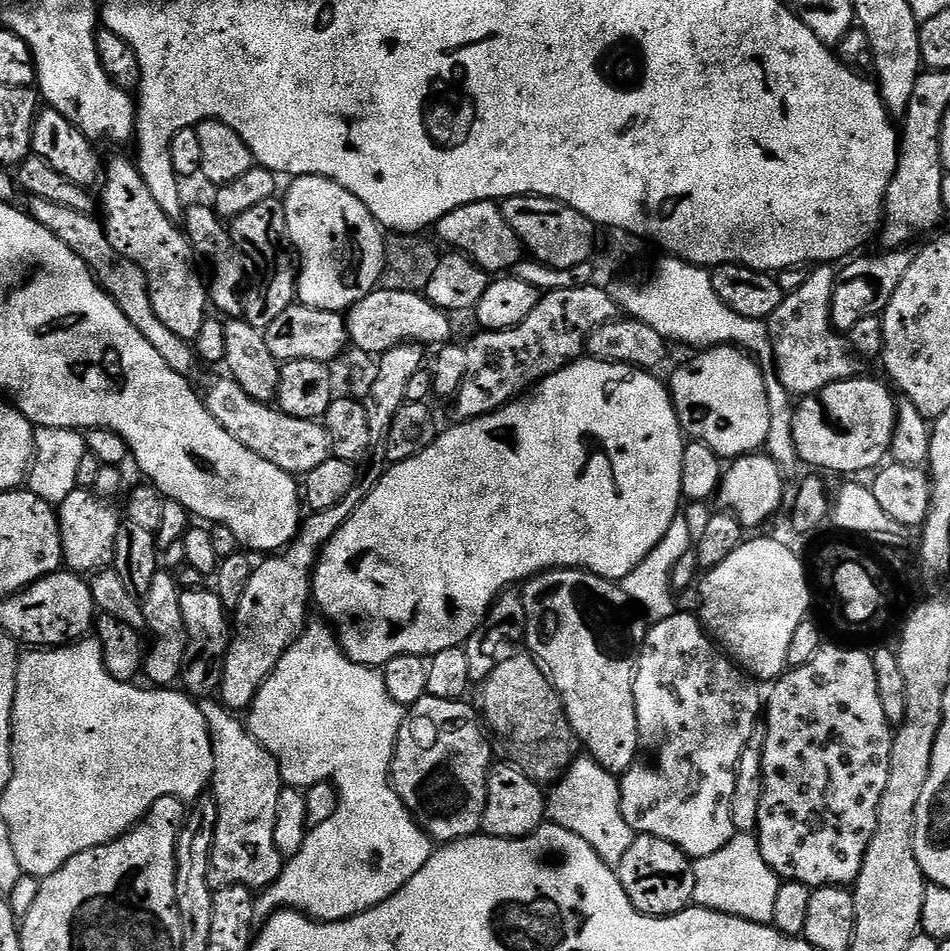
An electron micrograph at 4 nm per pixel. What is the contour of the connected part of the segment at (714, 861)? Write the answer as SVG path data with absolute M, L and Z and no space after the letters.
M741 832L733 836L722 850L709 856L701 856L695 861L696 894L695 903L702 908L724 912L755 924L772 924L774 902L782 883L776 871L766 862L760 849L759 839L751 832Z

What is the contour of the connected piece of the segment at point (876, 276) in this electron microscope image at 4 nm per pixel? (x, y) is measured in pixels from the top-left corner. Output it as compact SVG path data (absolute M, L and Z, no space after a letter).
M884 250L881 253L881 256L857 255L851 261L853 264L845 272L839 273L832 299L832 325L836 327L837 332L847 334L854 322L862 322L862 318L880 316L890 298L894 298L898 282L906 278L906 270L910 270L912 265L913 253L908 253L908 250Z

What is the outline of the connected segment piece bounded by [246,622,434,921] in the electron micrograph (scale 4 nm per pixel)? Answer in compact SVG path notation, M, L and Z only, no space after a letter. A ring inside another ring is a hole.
M309 623L304 631L301 632L300 639L292 643L290 650L286 650L286 654L280 659L278 666L270 674L270 678L260 687L256 700L250 709L252 717L247 717L246 724L252 735L255 736L256 741L262 744L271 756L279 760L280 779L284 781L285 785L307 790L313 784L331 782L336 786L336 792L340 796L340 801L338 802L338 810L334 814L334 818L315 825L309 831L302 850L298 850L298 854L291 856L287 863L285 863L284 868L280 871L279 878L269 888L263 889L256 896L256 914L260 918L270 917L275 912L284 909L303 912L304 915L312 917L313 920L348 920L352 916L357 916L374 906L378 906L383 900L390 898L398 890L402 890L402 886L406 886L406 882L410 882L410 878L414 878L414 874L418 874L418 870L422 870L422 866L426 866L426 862L431 858L434 851L432 837L424 831L420 821L408 811L408 807L406 807L392 785L392 777L390 775L392 756L396 753L396 740L399 738L400 728L404 724L405 709L389 692L388 684L384 681L383 671L366 664L355 664L348 657L347 652L341 648L337 633L327 623L319 623Z

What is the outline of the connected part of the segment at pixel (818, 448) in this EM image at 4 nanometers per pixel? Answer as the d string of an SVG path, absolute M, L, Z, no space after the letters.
M853 378L834 382L823 388L821 392L816 393L815 396L803 397L795 405L793 436L796 442L797 457L803 463L805 460L806 463L813 464L816 468L825 468L828 472L864 472L867 468L875 469L881 463L879 460L883 456L889 455L892 435L898 427L897 397L892 397L893 389L887 383L884 385L880 380L860 379Z

